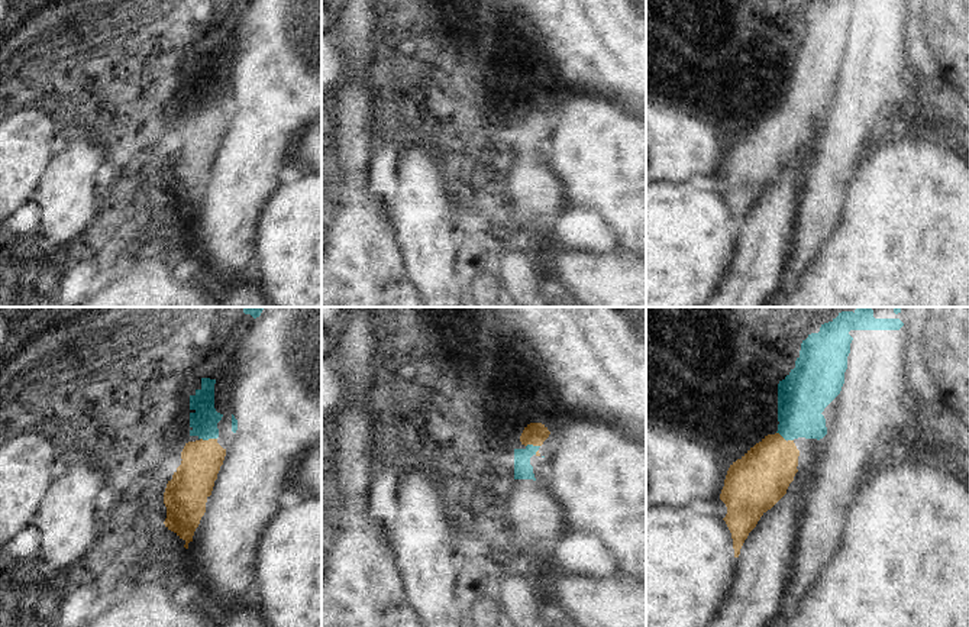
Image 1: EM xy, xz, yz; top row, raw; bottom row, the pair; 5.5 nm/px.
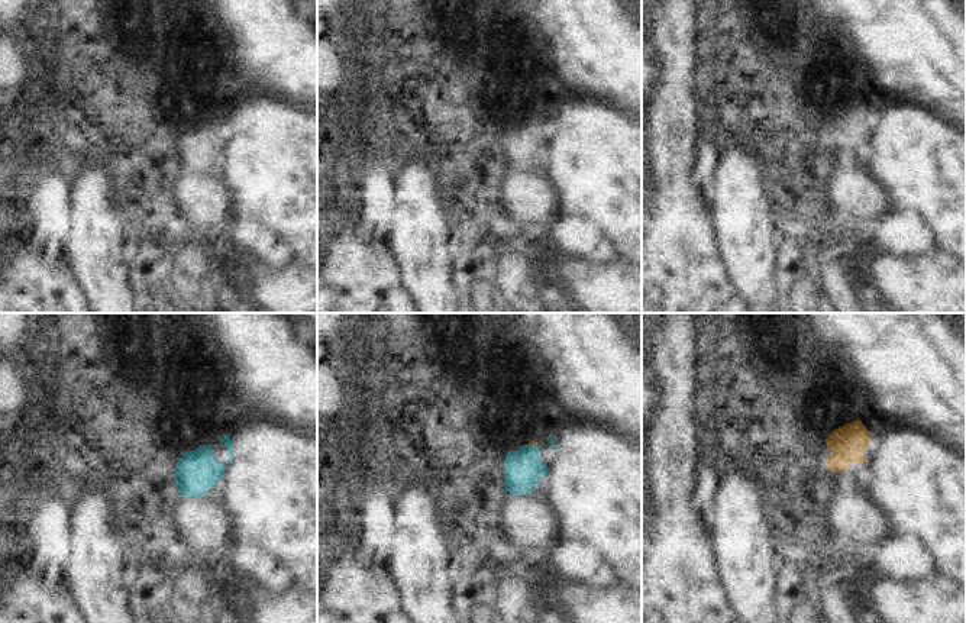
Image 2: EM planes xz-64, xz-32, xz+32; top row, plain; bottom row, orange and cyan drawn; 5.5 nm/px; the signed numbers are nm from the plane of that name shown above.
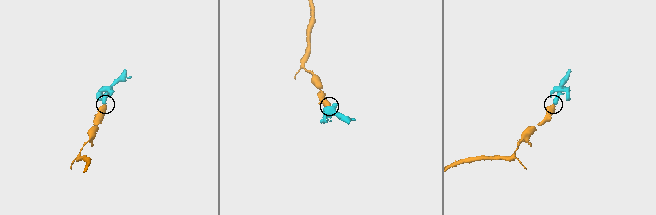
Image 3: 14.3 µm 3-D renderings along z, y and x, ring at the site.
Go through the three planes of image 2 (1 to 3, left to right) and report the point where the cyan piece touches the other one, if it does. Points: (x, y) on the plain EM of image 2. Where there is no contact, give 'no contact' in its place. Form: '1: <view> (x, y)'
1: no contact
2: xz-32 (533, 120)
3: no contact

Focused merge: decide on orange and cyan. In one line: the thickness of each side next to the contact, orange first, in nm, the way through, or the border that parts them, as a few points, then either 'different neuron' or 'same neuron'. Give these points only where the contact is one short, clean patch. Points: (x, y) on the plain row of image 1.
calibres 220 and 150 nm; way xy (202, 135), (206, 131), (209, 115), (204, 96); same neuron

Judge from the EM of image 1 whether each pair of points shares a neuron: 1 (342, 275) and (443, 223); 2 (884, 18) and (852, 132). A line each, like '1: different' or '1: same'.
1: different
2: same

